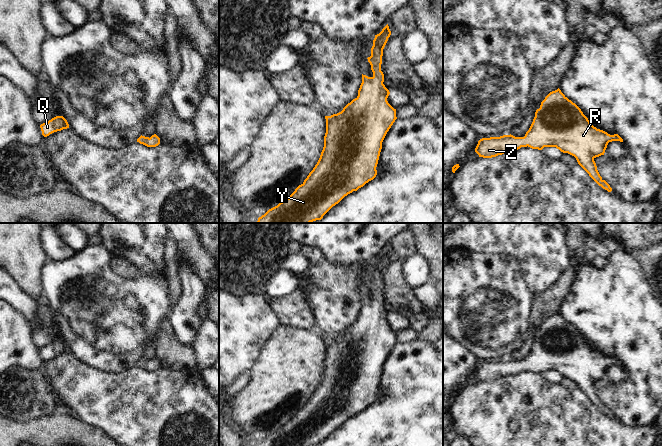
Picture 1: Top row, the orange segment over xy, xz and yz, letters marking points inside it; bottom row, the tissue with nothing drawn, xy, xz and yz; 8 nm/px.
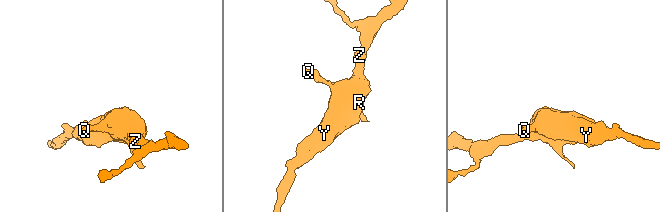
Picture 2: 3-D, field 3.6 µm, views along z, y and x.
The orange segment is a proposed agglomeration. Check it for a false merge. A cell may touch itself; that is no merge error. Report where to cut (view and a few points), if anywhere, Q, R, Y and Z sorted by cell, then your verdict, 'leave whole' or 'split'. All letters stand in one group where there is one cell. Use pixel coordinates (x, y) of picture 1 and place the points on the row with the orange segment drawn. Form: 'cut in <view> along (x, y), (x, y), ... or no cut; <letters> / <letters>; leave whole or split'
no cut; Q R Y Z; leave whole

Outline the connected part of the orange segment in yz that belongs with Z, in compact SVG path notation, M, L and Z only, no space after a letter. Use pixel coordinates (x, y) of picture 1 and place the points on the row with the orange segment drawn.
M558 88L550 92L536 110L533 122L524 137L503 135L482 138L475 152L479 157L492 158L521 147L542 150L556 147L574 156L578 164L603 189L612 191L600 176L594 159L604 155L609 142L623 139L594 127L581 109Z

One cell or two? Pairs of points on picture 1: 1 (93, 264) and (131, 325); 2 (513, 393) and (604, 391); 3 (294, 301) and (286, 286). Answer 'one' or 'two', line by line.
1: one
2: two
3: two

